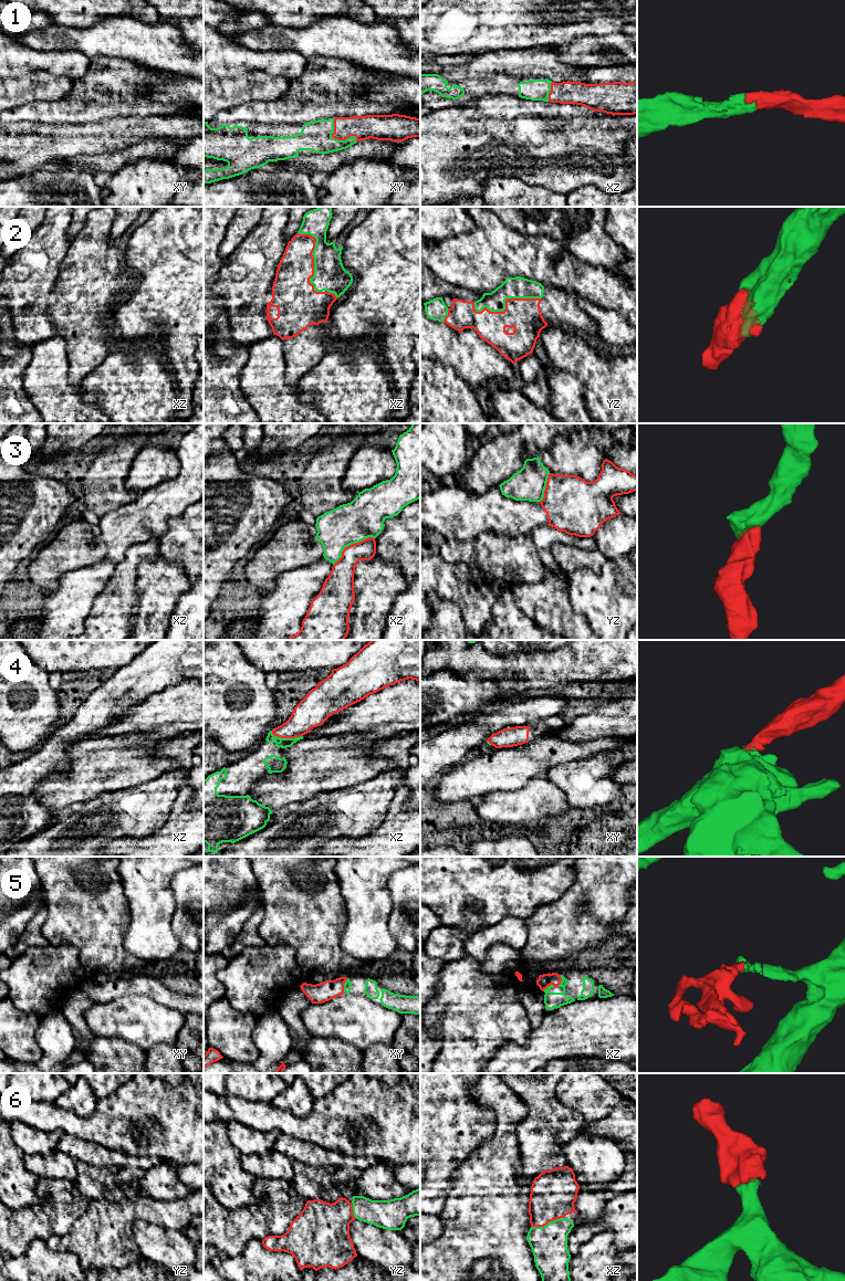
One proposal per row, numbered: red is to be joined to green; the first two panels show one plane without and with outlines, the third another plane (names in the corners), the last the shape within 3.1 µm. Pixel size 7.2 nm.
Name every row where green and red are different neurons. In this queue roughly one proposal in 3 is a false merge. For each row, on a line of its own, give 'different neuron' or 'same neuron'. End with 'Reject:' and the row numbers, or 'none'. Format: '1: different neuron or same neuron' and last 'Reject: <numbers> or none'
1: same neuron
2: same neuron
3: different neuron
4: same neuron
5: same neuron
6: same neuron
Reject: 3

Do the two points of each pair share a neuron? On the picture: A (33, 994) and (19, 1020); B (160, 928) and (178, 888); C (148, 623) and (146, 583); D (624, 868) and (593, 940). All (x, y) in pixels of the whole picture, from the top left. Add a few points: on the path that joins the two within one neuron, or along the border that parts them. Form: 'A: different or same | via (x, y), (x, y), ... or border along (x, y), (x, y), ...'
A: different | border along (11, 1000), (18, 1008), (32, 1012), (39, 1019)
B: different | border along (177, 872), (170, 880), (174, 913), (169, 923)
C: same | via (148, 613), (148, 592)
D: same | via (606, 885), (593, 906), (593, 922)

